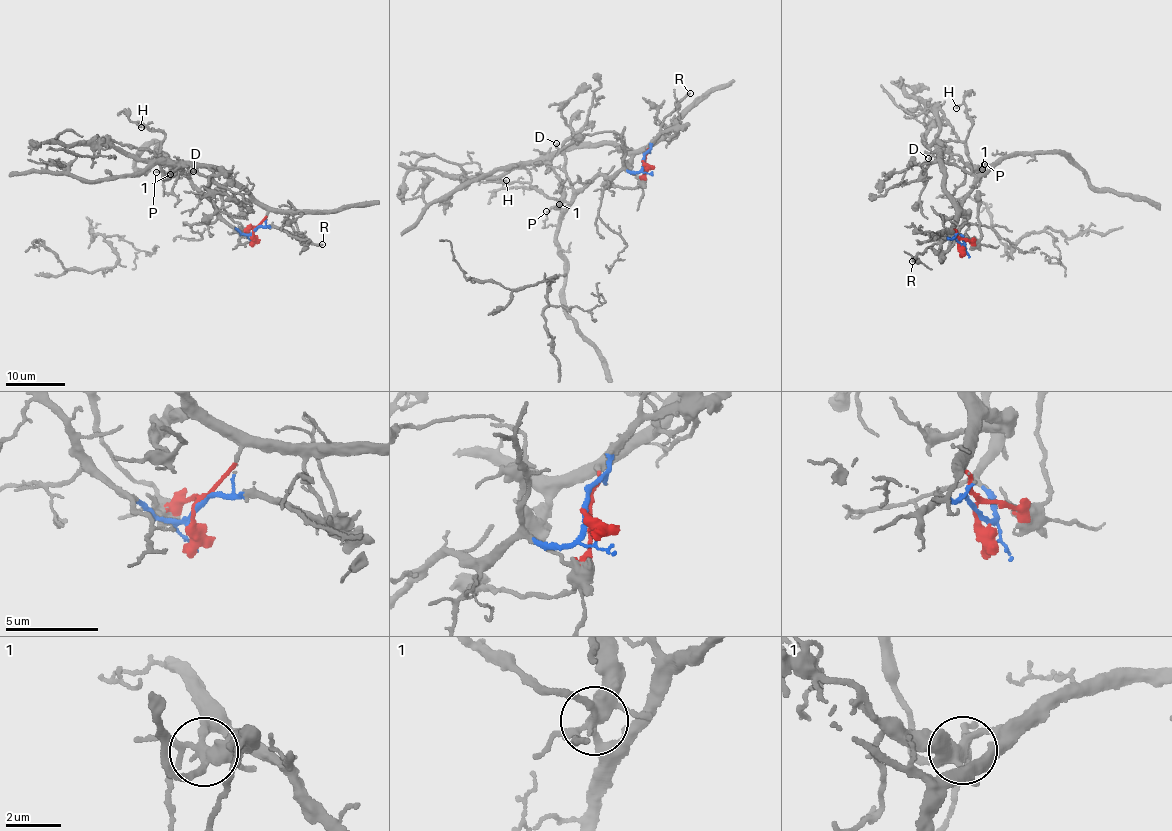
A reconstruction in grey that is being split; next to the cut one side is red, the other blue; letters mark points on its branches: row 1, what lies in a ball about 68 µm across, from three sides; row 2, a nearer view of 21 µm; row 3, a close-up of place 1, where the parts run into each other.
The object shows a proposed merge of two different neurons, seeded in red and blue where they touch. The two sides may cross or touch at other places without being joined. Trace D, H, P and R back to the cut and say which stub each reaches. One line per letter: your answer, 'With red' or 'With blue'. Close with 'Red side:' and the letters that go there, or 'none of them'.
D: With blue
H: With blue
P: With red
R: With blue
Red side: P

